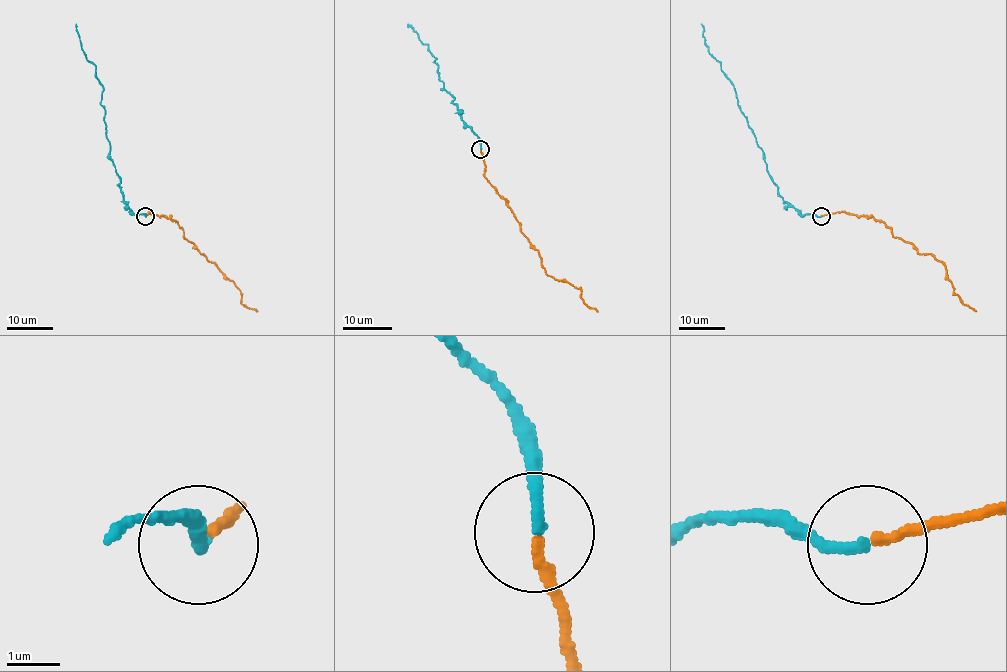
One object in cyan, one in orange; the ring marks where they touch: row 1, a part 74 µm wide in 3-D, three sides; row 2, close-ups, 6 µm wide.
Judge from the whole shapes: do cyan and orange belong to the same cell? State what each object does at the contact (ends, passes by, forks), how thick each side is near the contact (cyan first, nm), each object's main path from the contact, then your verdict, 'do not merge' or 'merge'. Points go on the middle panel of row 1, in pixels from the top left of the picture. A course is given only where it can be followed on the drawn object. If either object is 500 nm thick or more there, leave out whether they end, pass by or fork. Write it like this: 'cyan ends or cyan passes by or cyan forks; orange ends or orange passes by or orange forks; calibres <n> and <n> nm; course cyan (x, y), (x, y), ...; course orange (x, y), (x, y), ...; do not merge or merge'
cyan ends; orange ends; calibres 220 and 190 nm; course cyan (480, 149), (479, 136), (462, 121), (454, 99), (442, 88), (429, 44), (424, 44), (408, 23); course orange (480, 150), (485, 178), (540, 253), (541, 266), (548, 275), (580, 287), (582, 301), (598, 312); merge

